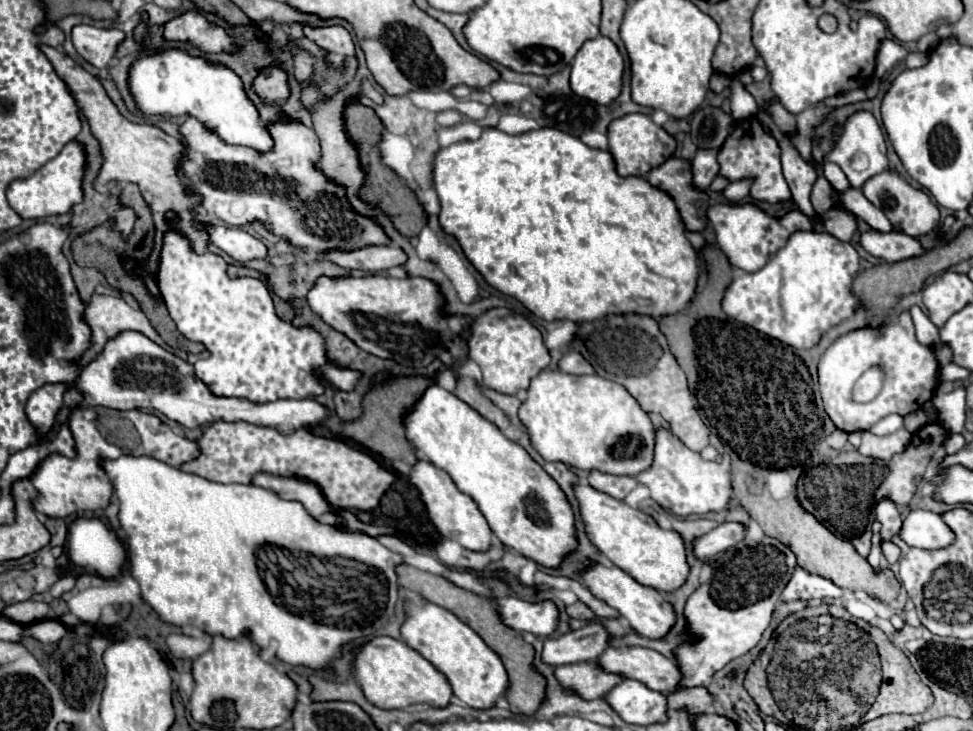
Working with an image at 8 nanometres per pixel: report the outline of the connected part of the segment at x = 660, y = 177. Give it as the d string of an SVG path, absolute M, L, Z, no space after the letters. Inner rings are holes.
M684 158L666 160L662 166L654 168L648 174L648 182L668 192L676 200L688 230L702 232L706 226L710 226L710 220L706 220L706 210L708 210L706 192L694 188L692 168L688 160ZM700 200L704 202L700 204Z

